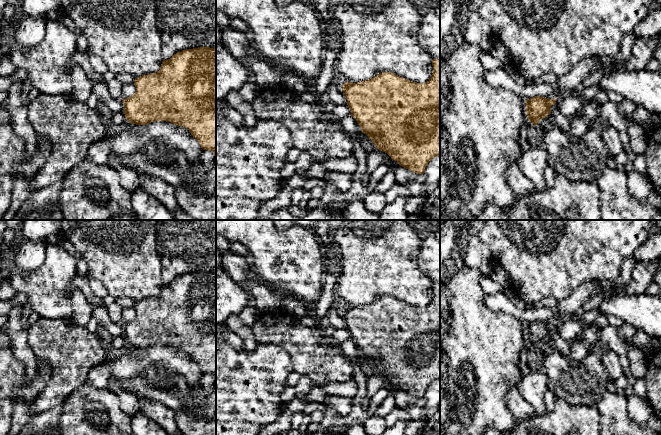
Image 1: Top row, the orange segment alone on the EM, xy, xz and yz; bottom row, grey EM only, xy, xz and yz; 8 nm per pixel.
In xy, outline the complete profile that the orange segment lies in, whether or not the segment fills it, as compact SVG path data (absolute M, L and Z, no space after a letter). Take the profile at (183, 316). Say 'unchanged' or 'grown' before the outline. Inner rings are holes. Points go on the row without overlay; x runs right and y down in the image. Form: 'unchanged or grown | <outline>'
unchanged | M186 273L163 284L157 297L135 302L136 316L123 323L125 343L131 348L171 346L188 353L203 374L214 377L216 385L216 273Z

